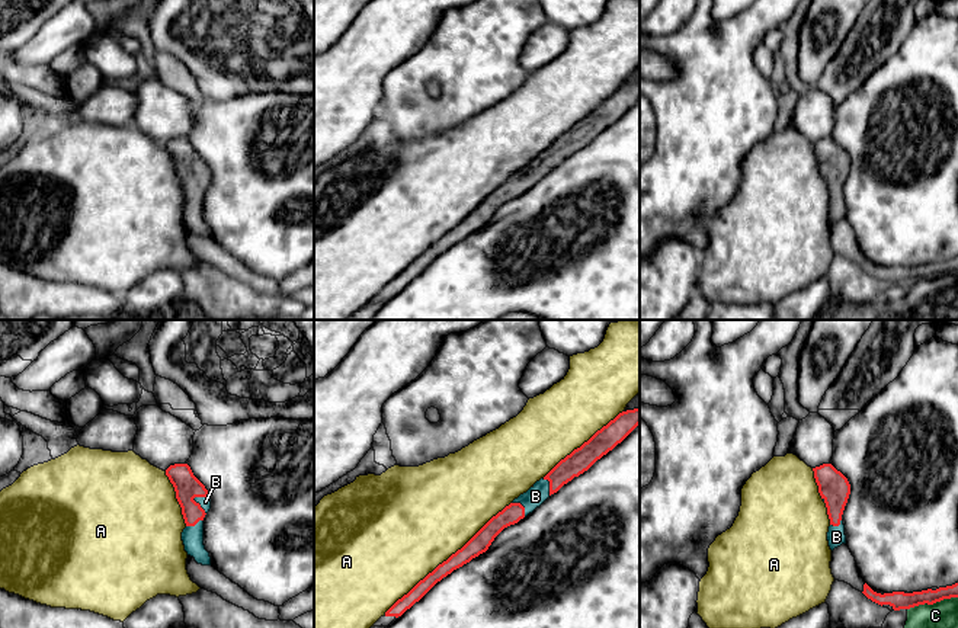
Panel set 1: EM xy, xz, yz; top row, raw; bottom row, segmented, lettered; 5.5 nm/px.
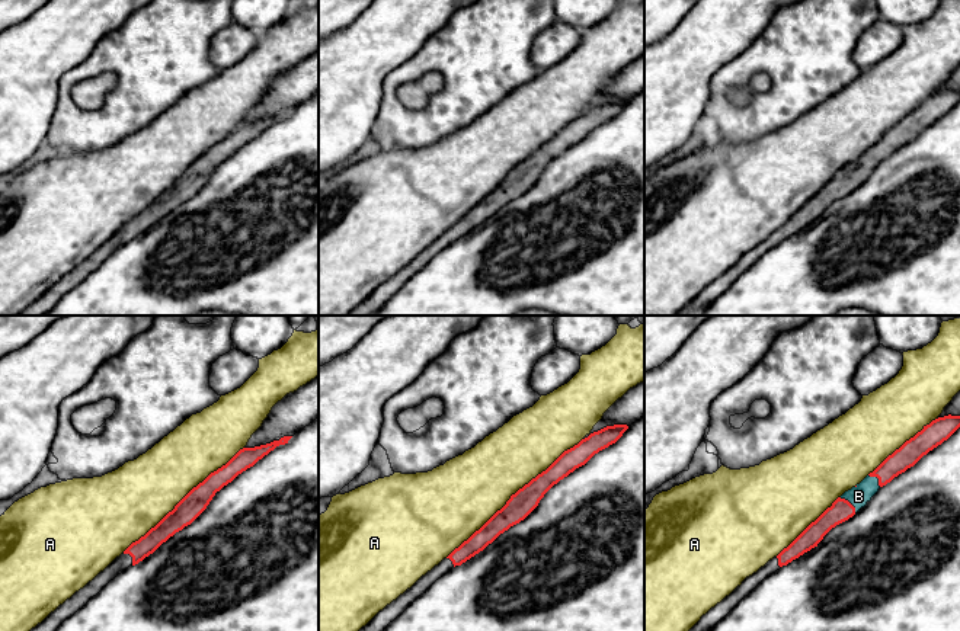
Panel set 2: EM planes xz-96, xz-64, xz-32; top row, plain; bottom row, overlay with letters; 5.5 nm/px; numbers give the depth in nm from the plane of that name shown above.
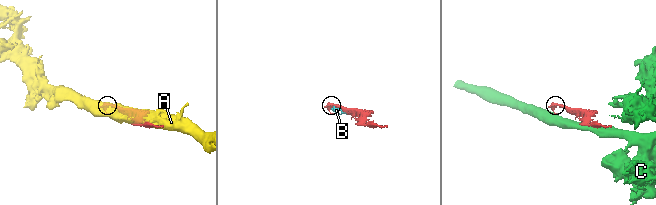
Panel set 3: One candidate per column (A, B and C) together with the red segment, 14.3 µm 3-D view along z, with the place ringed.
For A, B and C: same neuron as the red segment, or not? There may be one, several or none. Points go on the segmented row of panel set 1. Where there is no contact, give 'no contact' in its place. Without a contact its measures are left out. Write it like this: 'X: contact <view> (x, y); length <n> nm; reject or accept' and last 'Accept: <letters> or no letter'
A: contact xz (448, 558); length 950 nm; reject
B: contact xy (199, 505); length 120 nm; accept
C: contact yz (932, 604); length 280 nm; reject
Accept: B

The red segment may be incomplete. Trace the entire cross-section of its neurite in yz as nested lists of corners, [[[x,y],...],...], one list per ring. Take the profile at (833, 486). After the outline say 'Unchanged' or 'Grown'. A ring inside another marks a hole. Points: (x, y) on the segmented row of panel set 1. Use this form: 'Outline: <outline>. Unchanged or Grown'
Outline: [[[832,464],[813,468],[818,493],[826,503],[830,526],[827,532],[829,547],[834,548],[846,544],[845,525],[842,515],[850,494],[848,478]]]. Grown

